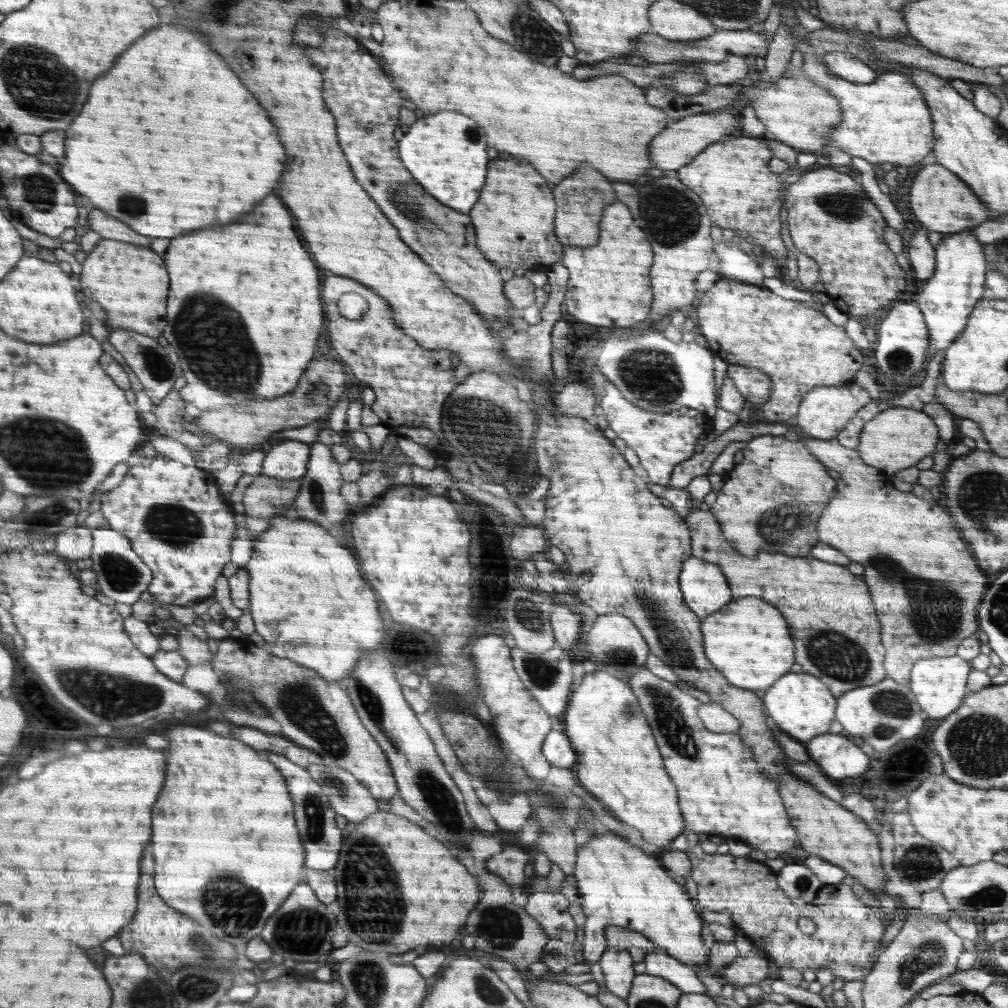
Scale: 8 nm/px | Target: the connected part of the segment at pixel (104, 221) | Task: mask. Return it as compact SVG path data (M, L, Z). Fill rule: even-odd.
M92 210L89 214L89 226L91 231L102 234L104 239L118 240L120 242L134 242L142 246L150 246L152 238L146 238L138 234L134 228L130 228L126 222L102 212L102 210Z

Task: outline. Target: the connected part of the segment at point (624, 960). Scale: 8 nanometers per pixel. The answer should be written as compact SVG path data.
M612 946L606 948L599 961L606 988L620 999L626 1000L633 986L633 979L637 977L633 969L634 963L627 950Z

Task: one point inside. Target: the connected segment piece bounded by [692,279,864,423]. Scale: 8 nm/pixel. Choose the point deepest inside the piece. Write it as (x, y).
(745, 324)

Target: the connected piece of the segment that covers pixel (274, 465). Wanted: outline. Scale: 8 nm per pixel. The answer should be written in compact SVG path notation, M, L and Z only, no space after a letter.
M284 439L266 453L259 474L287 481L301 479L309 472L311 452L308 443Z

